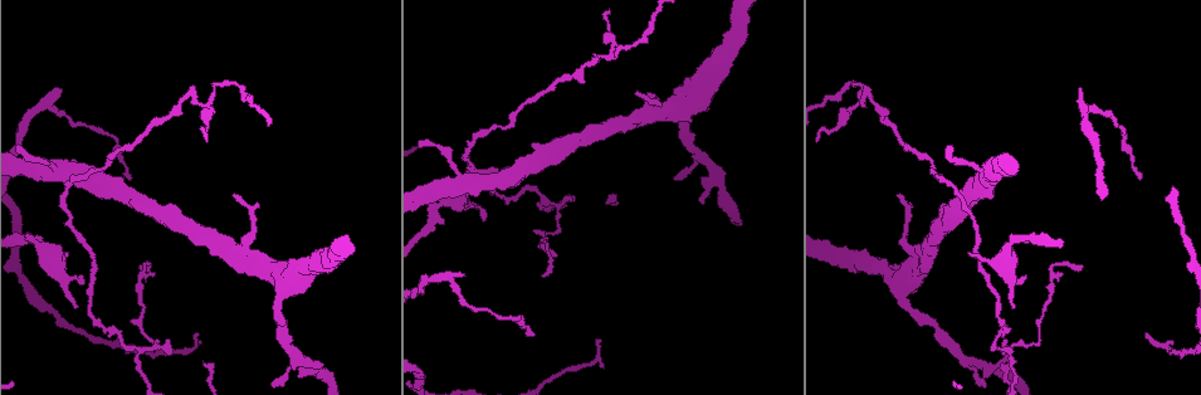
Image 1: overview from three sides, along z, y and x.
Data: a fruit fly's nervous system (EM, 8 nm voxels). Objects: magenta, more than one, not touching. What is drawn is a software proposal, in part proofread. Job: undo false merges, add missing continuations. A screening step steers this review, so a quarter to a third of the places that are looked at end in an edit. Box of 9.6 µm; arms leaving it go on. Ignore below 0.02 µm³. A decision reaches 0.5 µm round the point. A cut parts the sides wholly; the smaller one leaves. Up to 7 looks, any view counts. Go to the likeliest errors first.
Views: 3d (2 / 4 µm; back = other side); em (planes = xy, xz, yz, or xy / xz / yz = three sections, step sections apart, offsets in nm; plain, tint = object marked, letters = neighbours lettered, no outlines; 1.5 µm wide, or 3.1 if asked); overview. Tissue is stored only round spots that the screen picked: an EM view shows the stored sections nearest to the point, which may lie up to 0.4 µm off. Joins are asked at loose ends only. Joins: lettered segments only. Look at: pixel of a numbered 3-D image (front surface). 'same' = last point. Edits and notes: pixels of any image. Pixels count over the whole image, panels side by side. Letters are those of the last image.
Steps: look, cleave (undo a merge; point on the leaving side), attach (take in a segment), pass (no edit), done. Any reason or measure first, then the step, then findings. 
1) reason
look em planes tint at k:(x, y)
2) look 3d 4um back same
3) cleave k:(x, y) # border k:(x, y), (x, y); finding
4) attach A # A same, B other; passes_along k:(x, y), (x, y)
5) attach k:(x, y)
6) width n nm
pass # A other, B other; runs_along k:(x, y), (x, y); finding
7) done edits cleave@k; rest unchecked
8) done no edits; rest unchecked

an open end
look 3d 2um at 1:(198, 333)

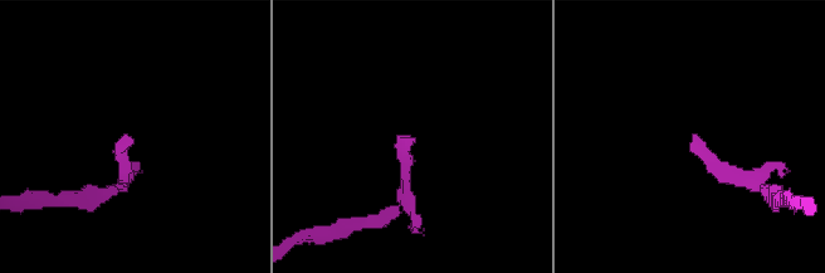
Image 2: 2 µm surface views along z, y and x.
need the tissue
look em planes letters at 2:(124, 133)

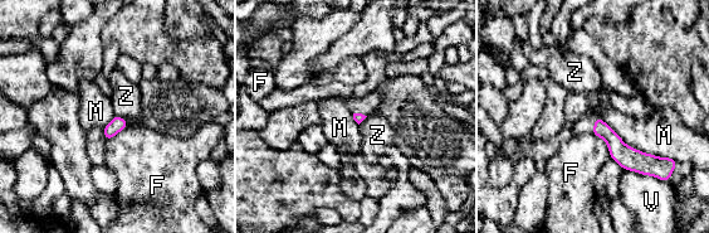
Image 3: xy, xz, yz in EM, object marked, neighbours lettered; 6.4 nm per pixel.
pass # F other, M other, V other, Z other; border 3:(595, 116), (627, 145), (674, 159); none of them fits

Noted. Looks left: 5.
sharp bend
look em planes tint at 1:(442, 275)

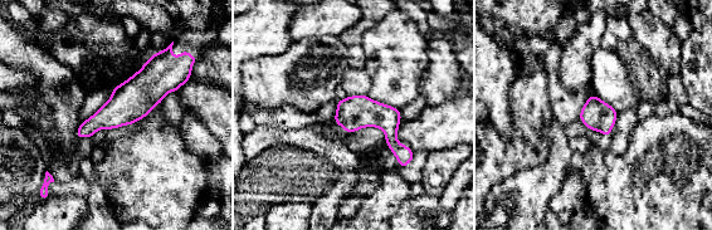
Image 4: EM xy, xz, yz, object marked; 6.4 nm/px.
look em planes letters same

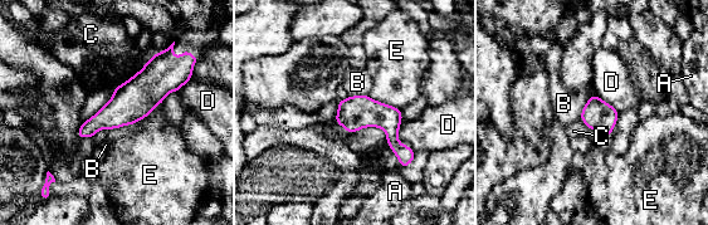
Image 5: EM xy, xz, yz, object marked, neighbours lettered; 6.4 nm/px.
longest_contact C 280 nm
pass # A other, B other, C other, D other, E other; border 5:(400, 123), (398, 140), (415, 151); all the same cell

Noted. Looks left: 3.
an open end
look em planes letters at 1:(700, 203)

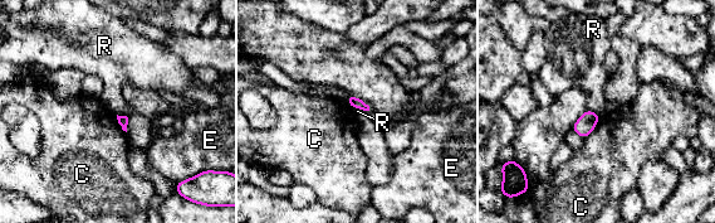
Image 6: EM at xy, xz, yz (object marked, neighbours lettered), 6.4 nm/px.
pass # C other, E other, R other; border 6:(588, 108), (597, 114); no lettered segment goes on from it

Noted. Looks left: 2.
done no edits; rest unchecked

